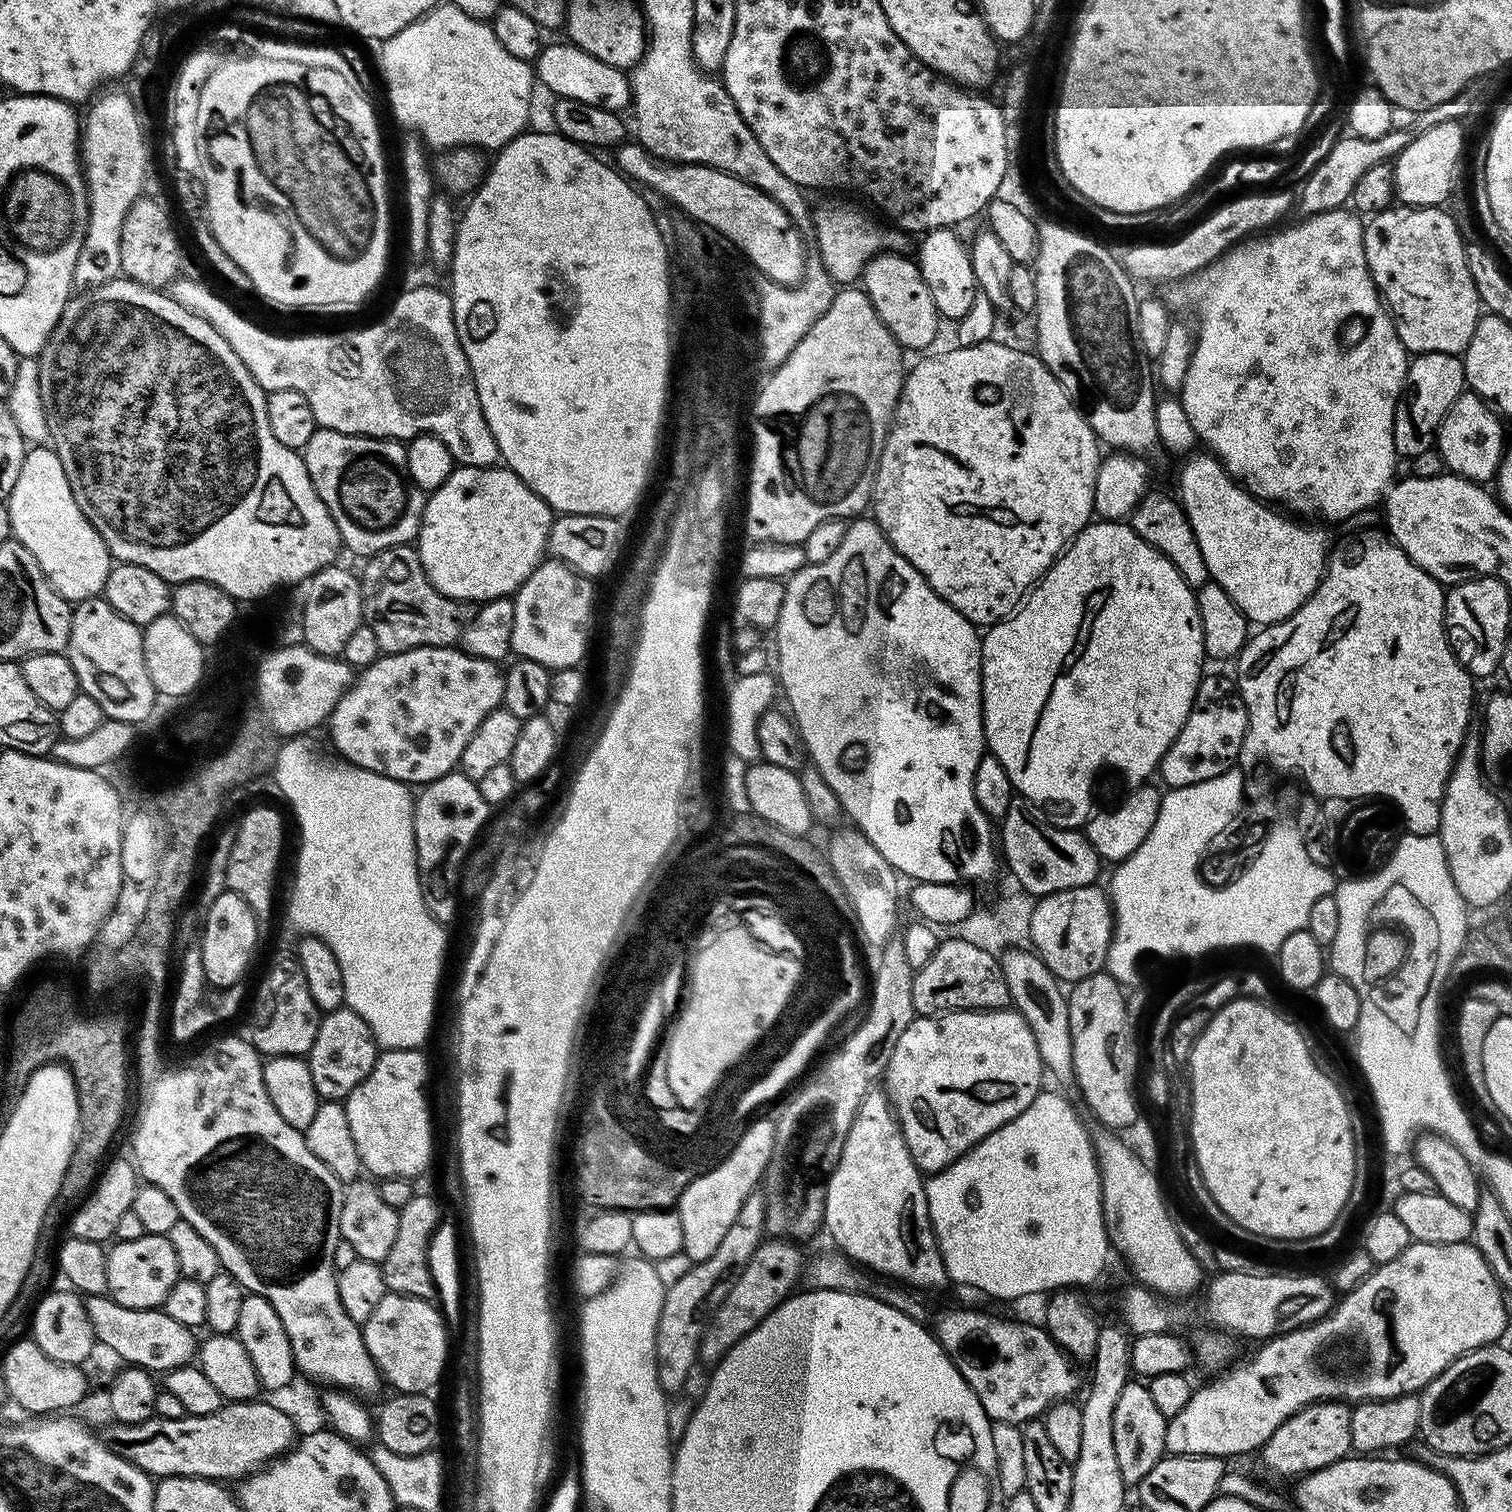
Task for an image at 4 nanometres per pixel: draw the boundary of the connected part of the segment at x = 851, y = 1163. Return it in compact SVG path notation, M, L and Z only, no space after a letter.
M873 1090L858 1106L850 1134L846 1134L846 1146L842 1146L836 1169L828 1176L823 1227L826 1232L828 1228L829 1238L841 1248L837 1249L849 1261L857 1265L865 1264L882 1276L889 1276L889 1281L916 1290L949 1287L948 1271L930 1222L925 1183L925 1177L906 1146L900 1123L892 1112L887 1095L883 1091Z

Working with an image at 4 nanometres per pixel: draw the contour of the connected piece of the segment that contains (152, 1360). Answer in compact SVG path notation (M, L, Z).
M92 1295L84 1300L84 1309L90 1318L90 1324L95 1341L109 1345L121 1356L123 1363L130 1366L139 1366L153 1374L163 1374L189 1364L197 1355L198 1340L195 1340L193 1329L182 1326L180 1322L170 1318L163 1309L134 1310L123 1307L116 1300L107 1295Z

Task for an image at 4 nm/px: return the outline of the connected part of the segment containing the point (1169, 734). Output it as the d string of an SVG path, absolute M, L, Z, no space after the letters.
M1097 519L1089 522L1048 567L1048 573L1028 593L1011 616L999 620L983 633L980 646L980 681L984 703L984 743L987 751L1002 762L1002 770L1010 774L1013 789L1023 799L1040 809L1059 828L1083 829L1088 823L1088 783L1100 764L1117 764L1132 780L1141 784L1160 766L1166 750L1178 738L1186 718L1192 713L1192 703L1202 679L1200 667L1206 664L1202 642L1202 622L1196 605L1196 593L1178 574L1175 566L1154 546L1150 546L1132 529L1131 523Z

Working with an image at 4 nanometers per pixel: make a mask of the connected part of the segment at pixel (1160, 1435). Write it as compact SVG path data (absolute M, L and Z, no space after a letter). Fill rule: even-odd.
M1130 1382L1122 1386L1122 1394L1118 1394L1118 1406L1114 1406L1114 1458L1118 1458L1118 1470L1125 1485L1139 1484L1146 1474L1150 1474L1150 1470L1154 1470L1161 1456L1165 1455L1167 1429L1168 1421L1151 1400L1147 1383Z

